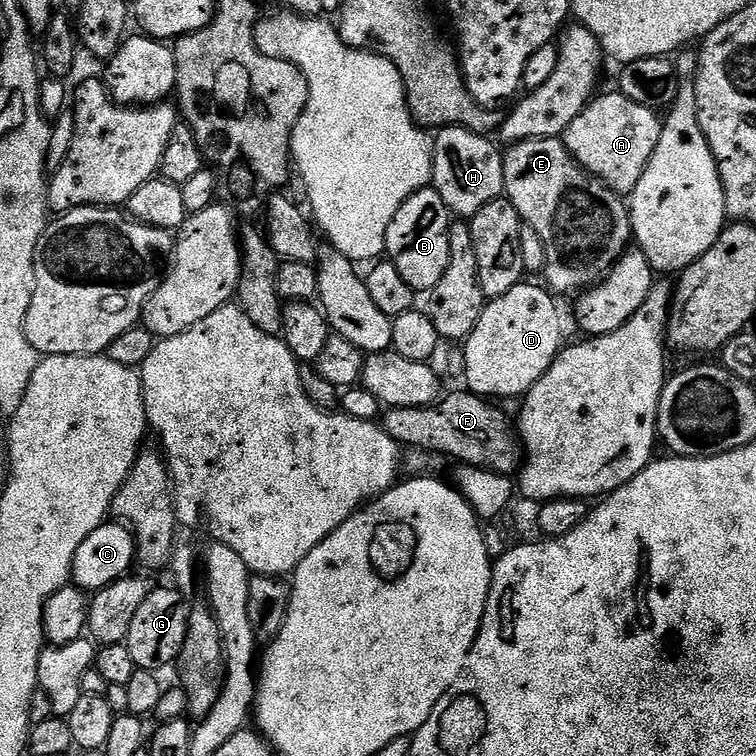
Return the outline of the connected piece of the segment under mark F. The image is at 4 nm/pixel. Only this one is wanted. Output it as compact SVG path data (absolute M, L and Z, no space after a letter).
M461 390L461 392L456 392L453 396L445 395L443 398L436 401L435 404L427 404L426 406L402 406L401 408L388 408L385 411L384 420L382 419L382 427L384 431L388 432L395 438L397 444L403 446L405 449L408 448L421 448L424 452L438 452L442 456L453 456L454 459L458 460L461 465L468 465L470 467L484 468L486 471L512 474L517 471L518 465L522 460L522 445L518 435L517 425L503 412L500 408L495 408L495 403L489 402L483 396L477 396L474 392L469 392L467 390Z

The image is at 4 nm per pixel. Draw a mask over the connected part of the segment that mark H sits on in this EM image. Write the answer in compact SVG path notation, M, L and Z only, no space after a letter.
M441 128L435 133L432 150L432 182L431 187L446 202L449 212L456 218L471 218L490 202L504 196L504 158L501 149L491 144L487 135L471 132L469 128Z

